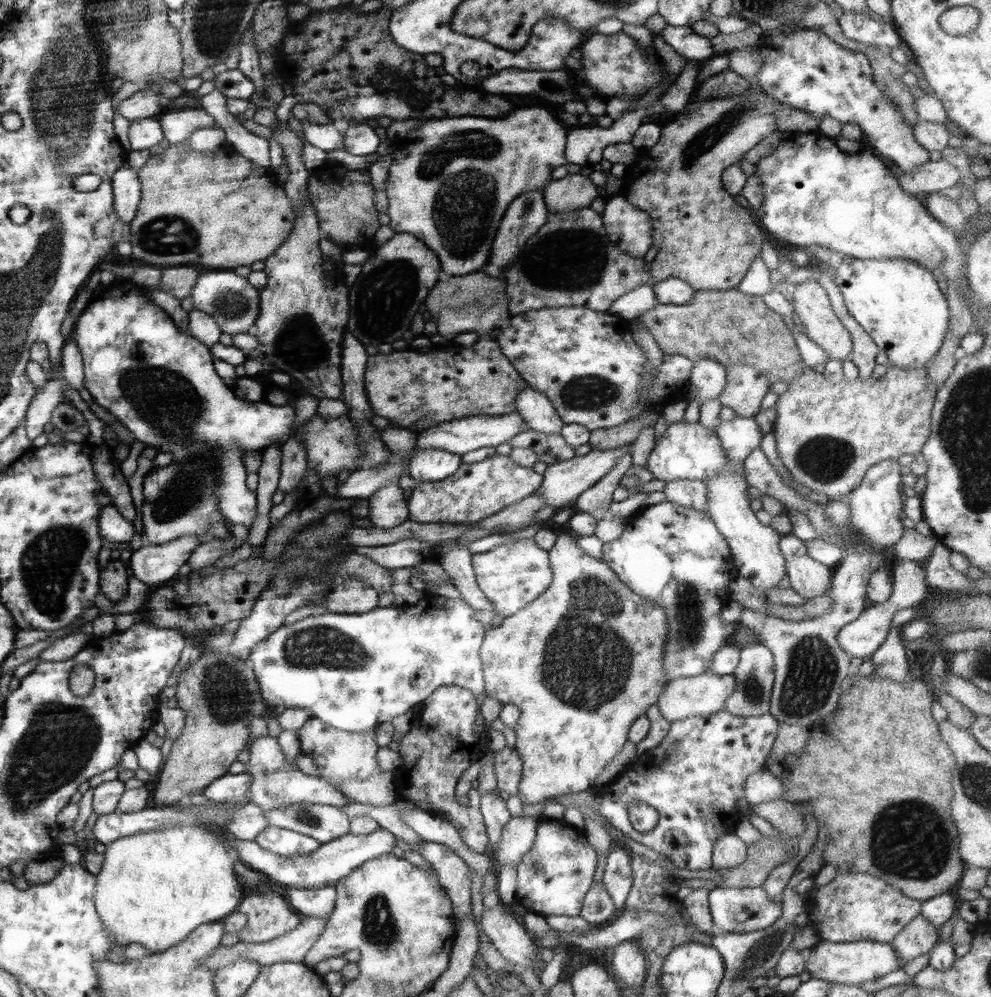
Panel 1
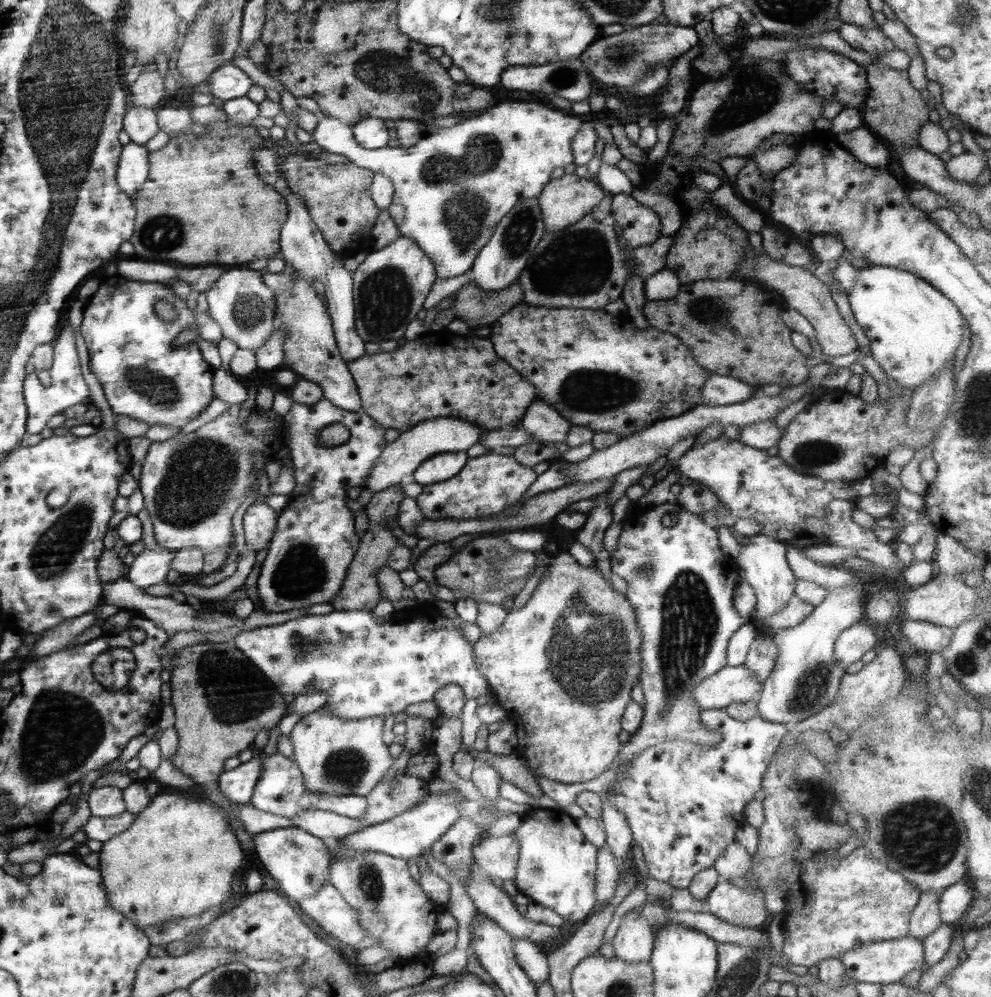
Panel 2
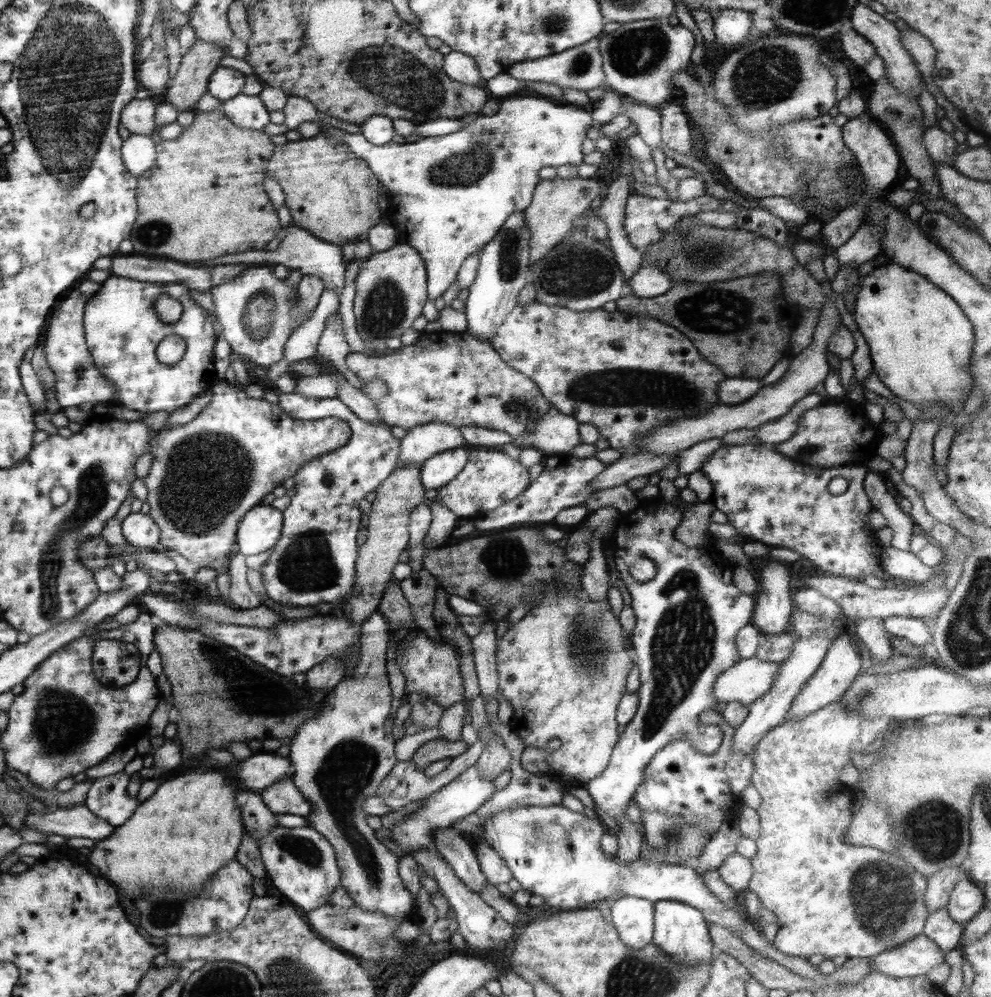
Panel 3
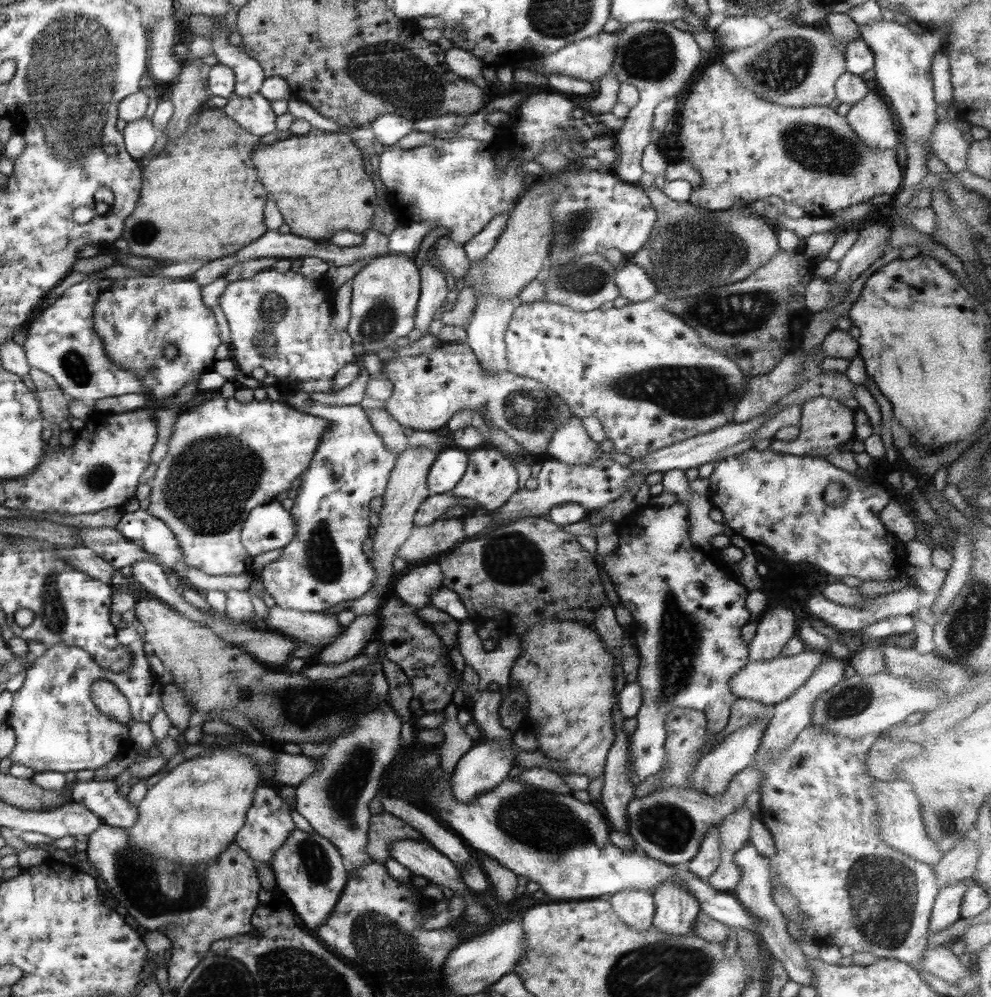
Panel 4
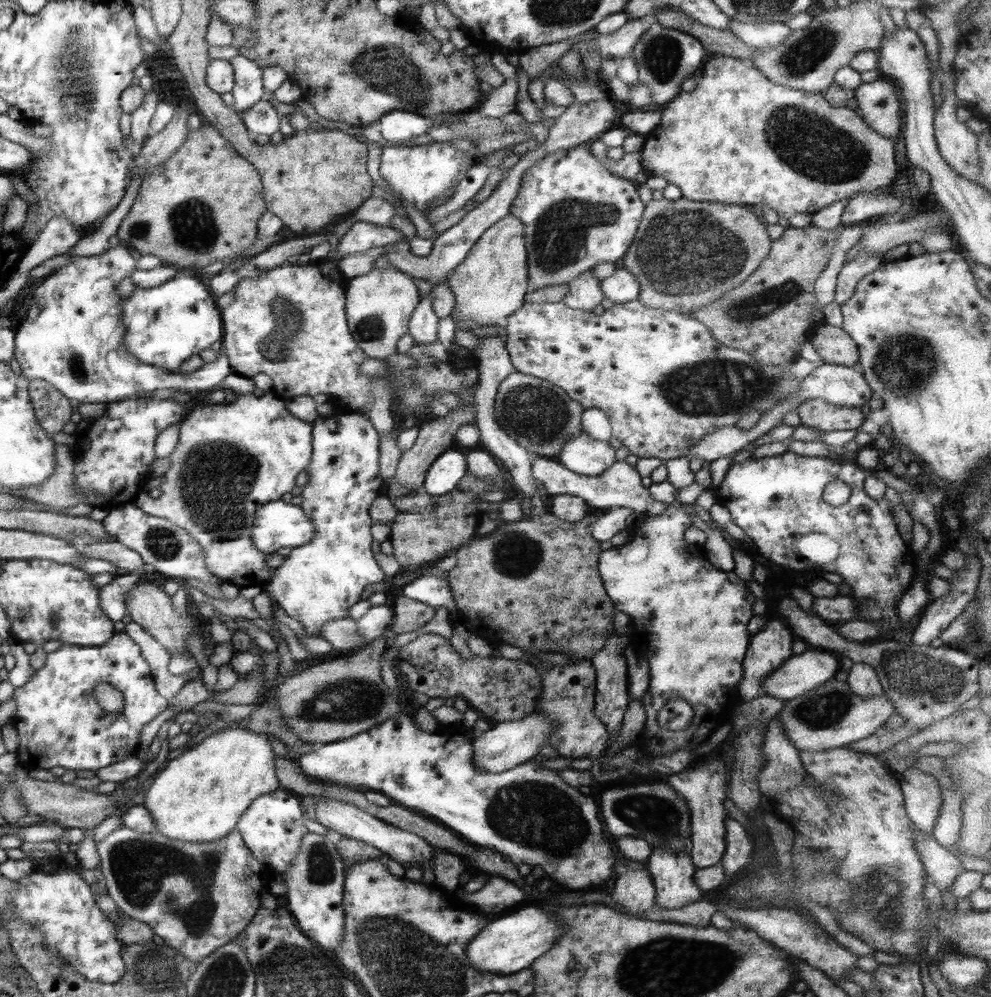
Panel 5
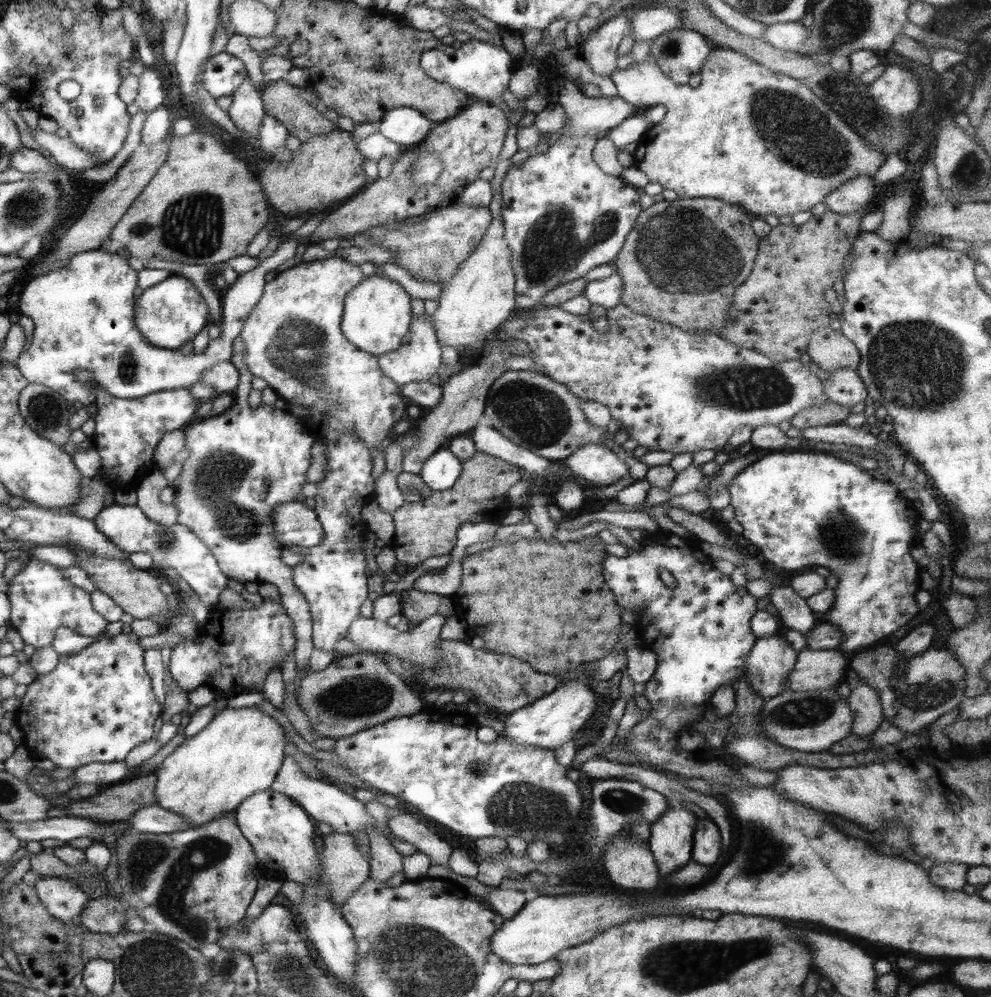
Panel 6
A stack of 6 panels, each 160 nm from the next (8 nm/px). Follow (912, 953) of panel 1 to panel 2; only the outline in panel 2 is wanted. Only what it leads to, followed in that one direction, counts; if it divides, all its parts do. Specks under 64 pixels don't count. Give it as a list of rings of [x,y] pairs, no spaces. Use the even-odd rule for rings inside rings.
[[[940,891],[921,893],[910,917],[910,937],[922,941],[943,923],[939,911],[940,895]]]

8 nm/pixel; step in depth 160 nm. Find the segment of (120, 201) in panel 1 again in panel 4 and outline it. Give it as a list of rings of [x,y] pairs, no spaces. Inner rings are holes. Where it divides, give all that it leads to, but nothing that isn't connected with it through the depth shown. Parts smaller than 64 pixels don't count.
[[[142,117],[140,120],[134,120],[134,122],[129,122],[124,128],[124,132],[126,148],[130,156],[133,156],[139,161],[146,153],[154,148],[156,138],[158,138],[160,134],[160,130],[146,117]]]

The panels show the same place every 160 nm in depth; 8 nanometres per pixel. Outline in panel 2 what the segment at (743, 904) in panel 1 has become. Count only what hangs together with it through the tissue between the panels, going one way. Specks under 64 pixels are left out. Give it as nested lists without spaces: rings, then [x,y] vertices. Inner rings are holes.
[[[720,880],[716,888],[711,890],[711,893],[707,896],[707,906],[709,912],[718,916],[726,922],[730,921],[738,926],[752,927],[752,928],[763,928],[765,920],[770,918],[770,914],[765,908],[765,901],[747,891],[746,889],[738,888],[728,881]]]

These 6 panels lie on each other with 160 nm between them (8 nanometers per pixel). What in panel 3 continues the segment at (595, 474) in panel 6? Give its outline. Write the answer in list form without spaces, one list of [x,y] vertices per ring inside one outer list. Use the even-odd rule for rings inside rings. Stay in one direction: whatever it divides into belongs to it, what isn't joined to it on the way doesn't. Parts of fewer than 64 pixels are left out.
[[[551,411],[538,420],[532,432],[513,443],[518,448],[537,448],[548,456],[568,456],[568,452],[581,443],[579,426],[580,423],[573,416]]]

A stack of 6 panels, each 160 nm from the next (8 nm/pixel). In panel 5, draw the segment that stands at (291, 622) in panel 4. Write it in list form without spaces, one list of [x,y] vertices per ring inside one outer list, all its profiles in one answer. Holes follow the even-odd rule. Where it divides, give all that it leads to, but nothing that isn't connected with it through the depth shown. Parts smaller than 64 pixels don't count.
[[[350,617],[332,619],[319,628],[319,636],[328,640],[338,650],[360,649],[361,636],[358,634],[358,623]]]

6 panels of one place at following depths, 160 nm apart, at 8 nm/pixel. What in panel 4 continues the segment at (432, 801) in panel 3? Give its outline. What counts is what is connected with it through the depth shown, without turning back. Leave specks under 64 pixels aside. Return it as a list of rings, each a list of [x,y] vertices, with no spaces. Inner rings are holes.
[[[480,740],[480,744],[476,744],[474,748],[466,752],[451,776],[450,787],[452,787],[452,796],[458,802],[474,802],[474,798],[478,798],[480,794],[492,792],[494,787],[498,787],[502,782],[509,779],[508,773],[514,767],[514,750],[506,748],[506,746],[498,746],[490,740]]]

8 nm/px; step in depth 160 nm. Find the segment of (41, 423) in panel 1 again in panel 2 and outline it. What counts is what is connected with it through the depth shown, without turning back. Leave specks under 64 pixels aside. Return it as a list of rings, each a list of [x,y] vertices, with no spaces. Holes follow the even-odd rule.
[[[68,322],[64,323],[62,334],[54,340],[53,344],[53,363],[49,370],[51,378],[51,386],[42,386],[35,372],[29,374],[25,380],[25,404],[28,406],[28,434],[35,435],[44,428],[46,422],[61,414],[66,409],[80,404],[80,402],[88,402],[90,390],[86,380],[80,374],[80,358],[78,358],[78,350],[76,350],[76,338],[74,338],[74,330],[72,330]]]

